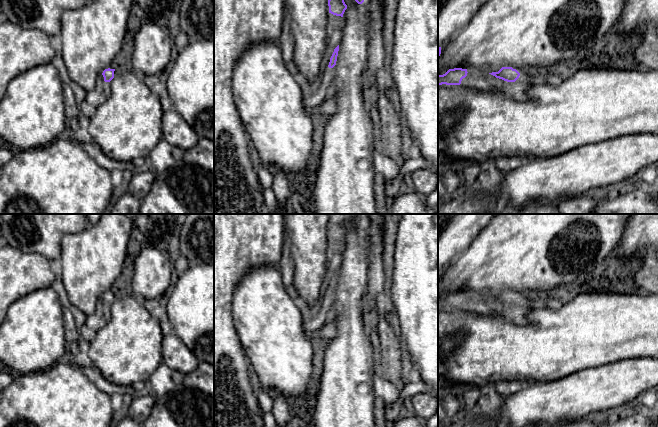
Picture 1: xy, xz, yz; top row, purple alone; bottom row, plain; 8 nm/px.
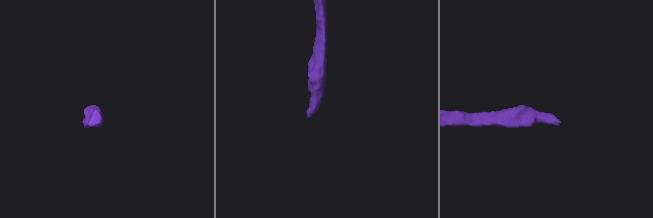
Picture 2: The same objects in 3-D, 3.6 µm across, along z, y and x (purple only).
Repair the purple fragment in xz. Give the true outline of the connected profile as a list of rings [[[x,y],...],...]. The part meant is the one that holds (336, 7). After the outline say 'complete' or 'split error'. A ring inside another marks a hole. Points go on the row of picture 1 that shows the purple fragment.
[[[328,0],[329,6],[329,22],[327,28],[327,47],[321,62],[318,75],[311,82],[302,82],[303,89],[303,105],[311,113],[315,112],[318,107],[329,97],[335,82],[336,70],[333,68],[336,65],[339,43],[342,39],[342,28],[344,26],[343,14],[347,9],[344,0]]] | split error

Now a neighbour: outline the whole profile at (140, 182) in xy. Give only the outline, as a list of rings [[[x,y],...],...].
[[[141,167],[133,172],[124,190],[137,199],[143,200],[150,191],[156,174],[157,172],[152,167]]]

